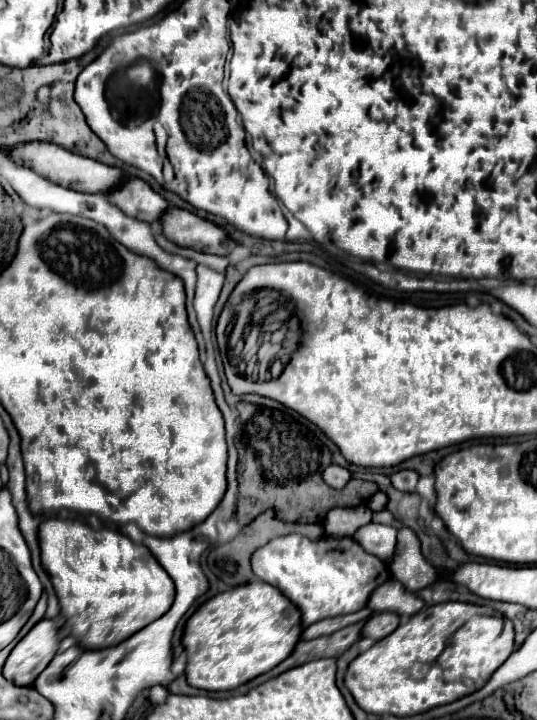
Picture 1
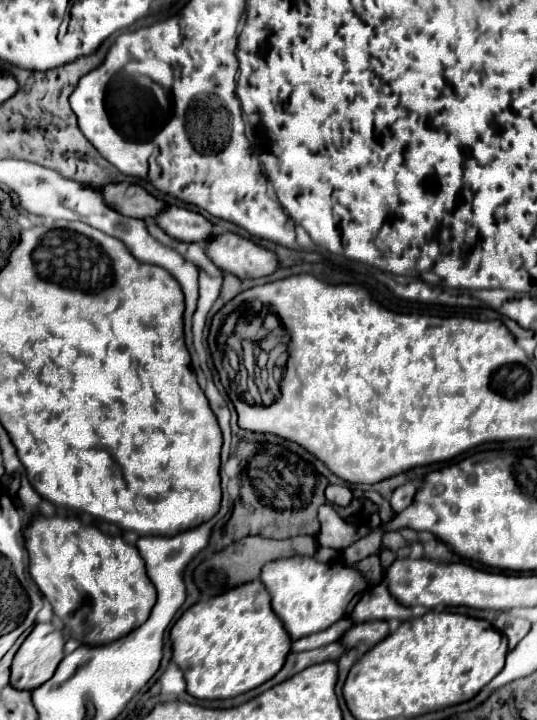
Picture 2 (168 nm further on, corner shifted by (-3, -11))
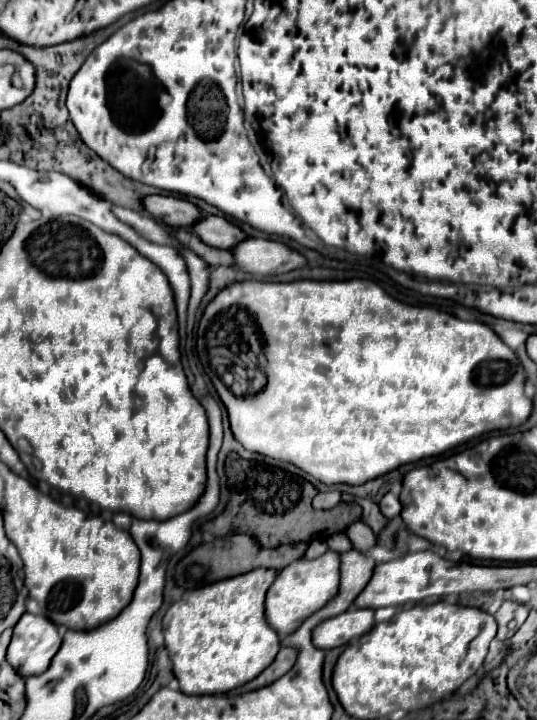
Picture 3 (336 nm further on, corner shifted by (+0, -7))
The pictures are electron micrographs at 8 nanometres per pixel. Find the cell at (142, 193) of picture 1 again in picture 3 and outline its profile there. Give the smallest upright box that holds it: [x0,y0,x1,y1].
[194,216,246,250]

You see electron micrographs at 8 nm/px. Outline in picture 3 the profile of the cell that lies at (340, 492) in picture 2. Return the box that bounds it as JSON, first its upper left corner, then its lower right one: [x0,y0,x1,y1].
[312,492,340,510]

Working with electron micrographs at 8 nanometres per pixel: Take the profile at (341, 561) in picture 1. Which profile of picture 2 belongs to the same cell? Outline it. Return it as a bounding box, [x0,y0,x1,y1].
[259,556,369,640]

